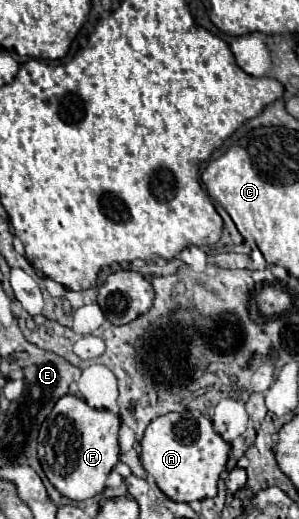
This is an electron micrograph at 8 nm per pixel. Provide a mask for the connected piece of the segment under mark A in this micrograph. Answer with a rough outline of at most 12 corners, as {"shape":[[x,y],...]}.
{"shape":[[211,419],[149,423],[141,463],[173,501],[217,495],[229,445]]}

